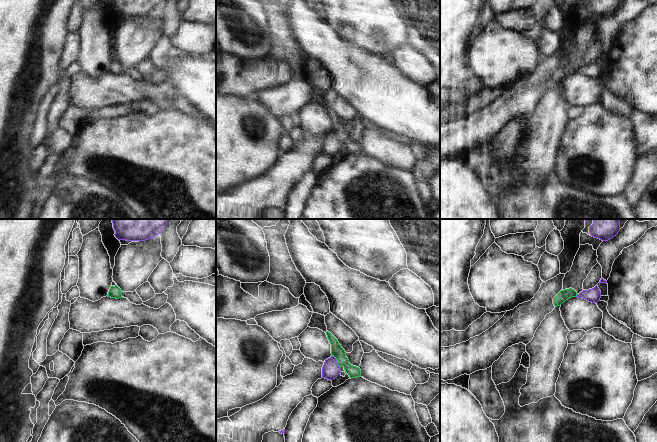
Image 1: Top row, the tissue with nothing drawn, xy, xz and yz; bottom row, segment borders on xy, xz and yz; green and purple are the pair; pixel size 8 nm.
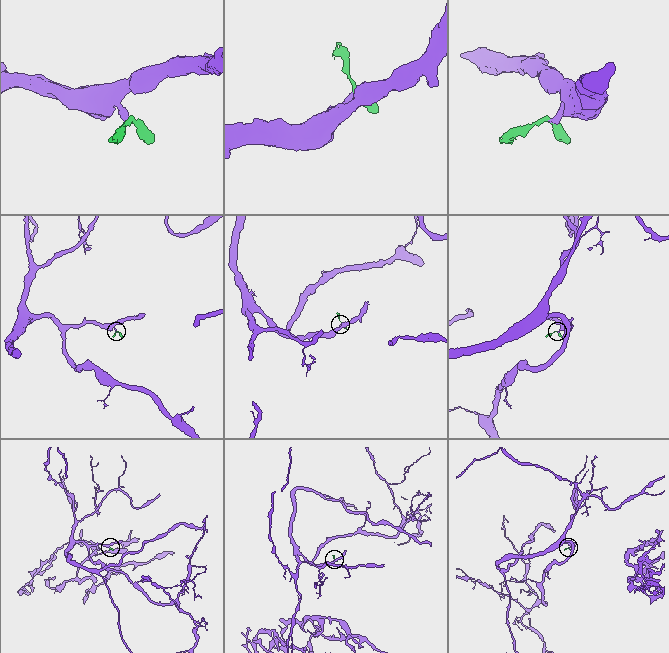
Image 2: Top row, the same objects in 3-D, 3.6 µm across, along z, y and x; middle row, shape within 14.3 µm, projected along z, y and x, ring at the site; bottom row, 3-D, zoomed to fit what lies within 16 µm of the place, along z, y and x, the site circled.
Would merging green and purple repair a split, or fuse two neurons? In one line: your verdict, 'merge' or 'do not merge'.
do not merge

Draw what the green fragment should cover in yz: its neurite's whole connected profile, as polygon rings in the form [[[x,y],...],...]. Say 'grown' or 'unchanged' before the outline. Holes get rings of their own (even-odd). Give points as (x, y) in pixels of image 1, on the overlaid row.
unchanged | [[[565,289],[565,290],[561,290],[554,298],[553,298],[553,304],[554,306],[560,306],[563,302],[565,302],[566,300],[568,300],[569,298],[572,297],[576,297],[577,296],[577,292],[572,289]]]

